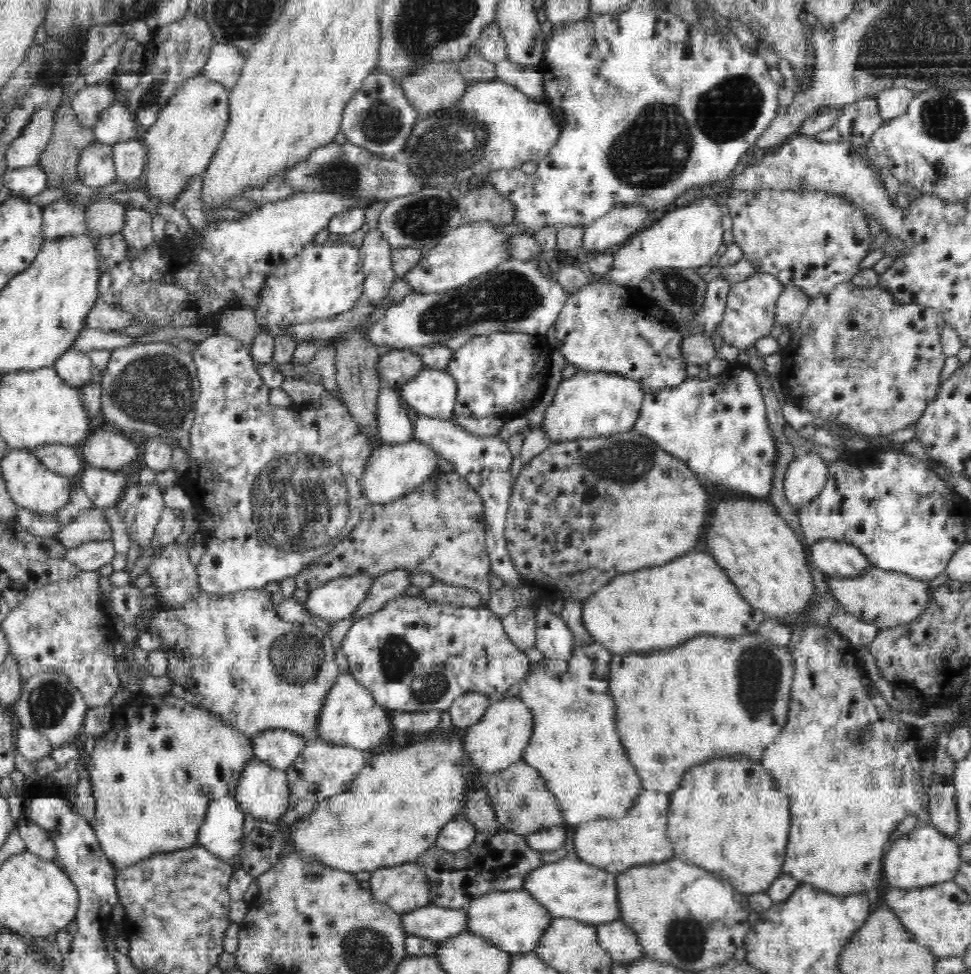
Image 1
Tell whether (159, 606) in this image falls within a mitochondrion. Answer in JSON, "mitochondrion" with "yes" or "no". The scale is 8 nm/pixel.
{"mitochondrion":"no"}

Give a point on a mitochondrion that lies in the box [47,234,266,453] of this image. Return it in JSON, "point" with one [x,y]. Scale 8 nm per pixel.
{"point":[156,390]}

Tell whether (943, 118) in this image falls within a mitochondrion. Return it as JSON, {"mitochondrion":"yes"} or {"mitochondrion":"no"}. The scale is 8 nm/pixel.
{"mitochondrion":"yes"}

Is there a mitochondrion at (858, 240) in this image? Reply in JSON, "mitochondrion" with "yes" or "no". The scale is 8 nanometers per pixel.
{"mitochondrion":"no"}

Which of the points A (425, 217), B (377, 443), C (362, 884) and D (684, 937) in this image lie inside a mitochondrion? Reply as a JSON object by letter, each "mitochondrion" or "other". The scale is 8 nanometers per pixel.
{"A":"mitochondrion","B":"other","C":"other","D":"mitochondrion"}

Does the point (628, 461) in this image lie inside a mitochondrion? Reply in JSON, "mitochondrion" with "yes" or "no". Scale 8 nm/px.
{"mitochondrion":"yes"}

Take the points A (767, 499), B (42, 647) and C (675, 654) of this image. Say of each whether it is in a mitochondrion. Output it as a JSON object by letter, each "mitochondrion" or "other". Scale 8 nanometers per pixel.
{"A":"other","B":"other","C":"other"}

